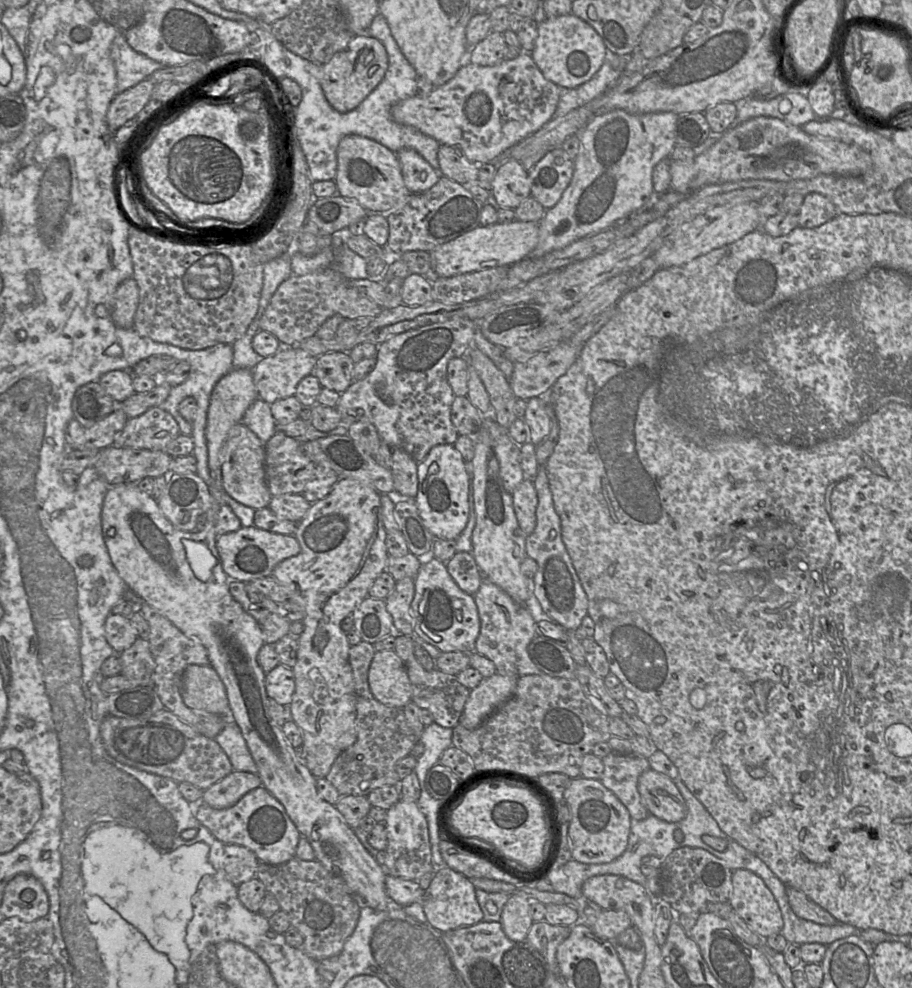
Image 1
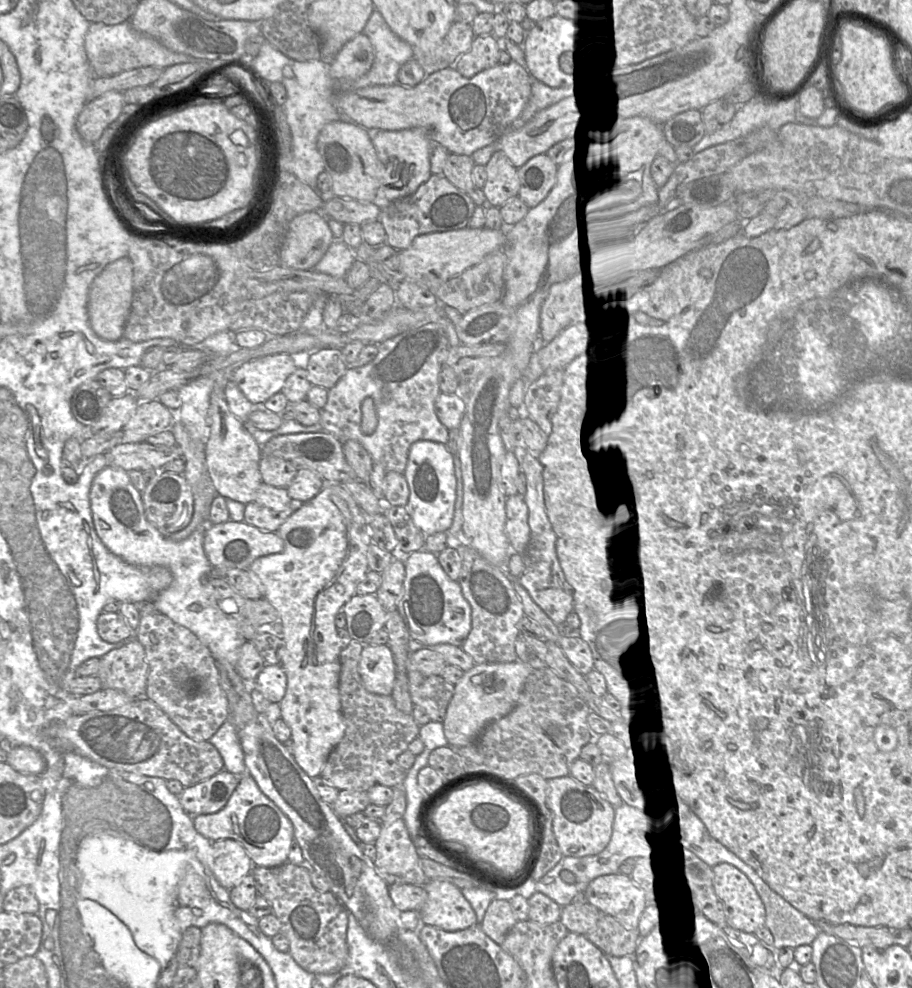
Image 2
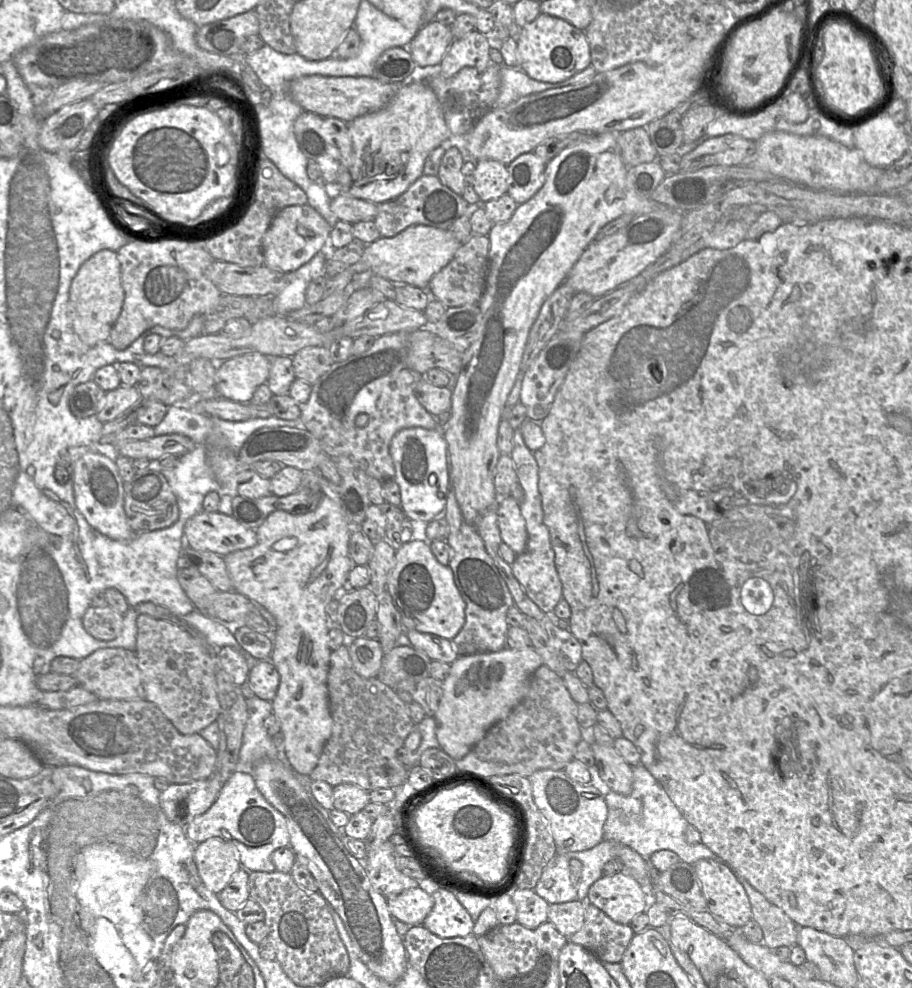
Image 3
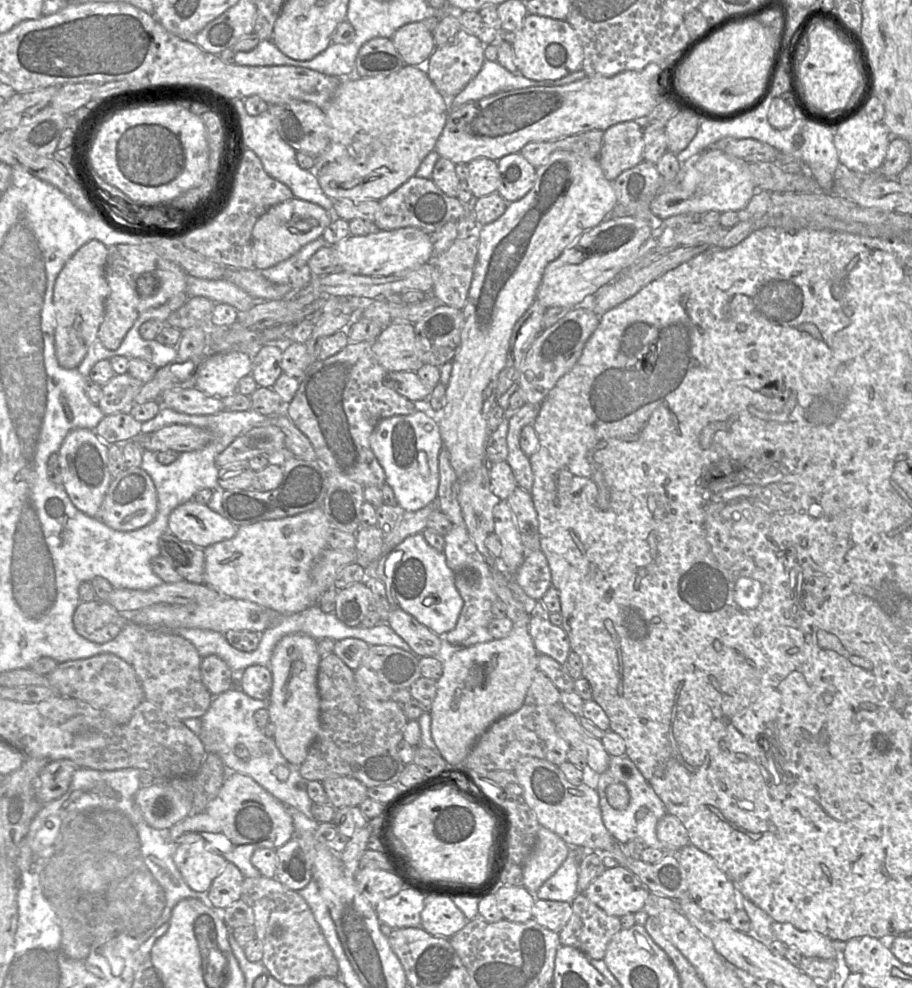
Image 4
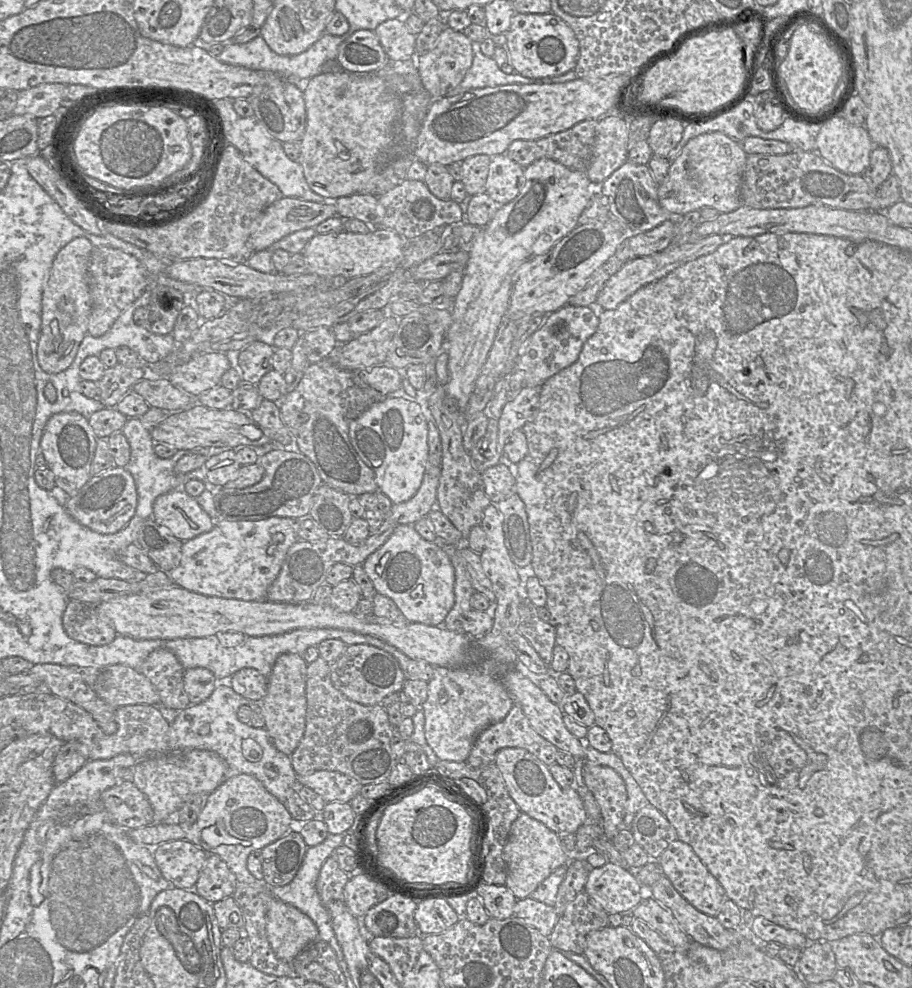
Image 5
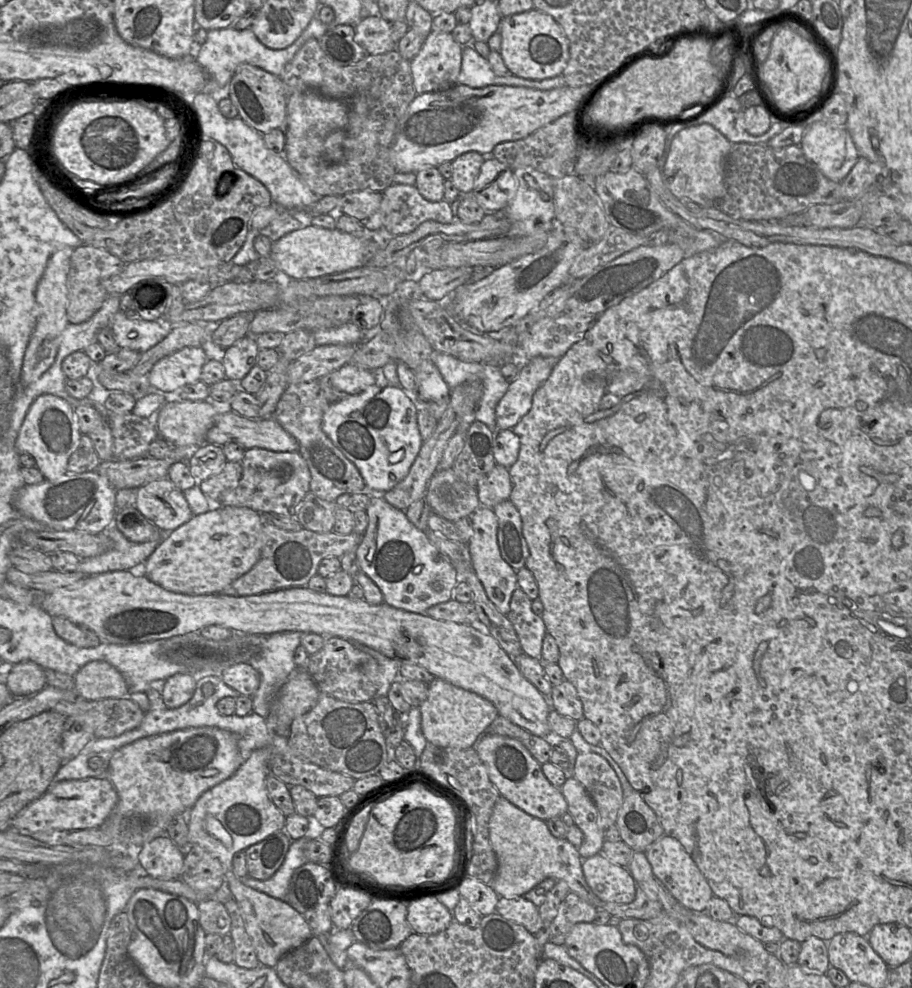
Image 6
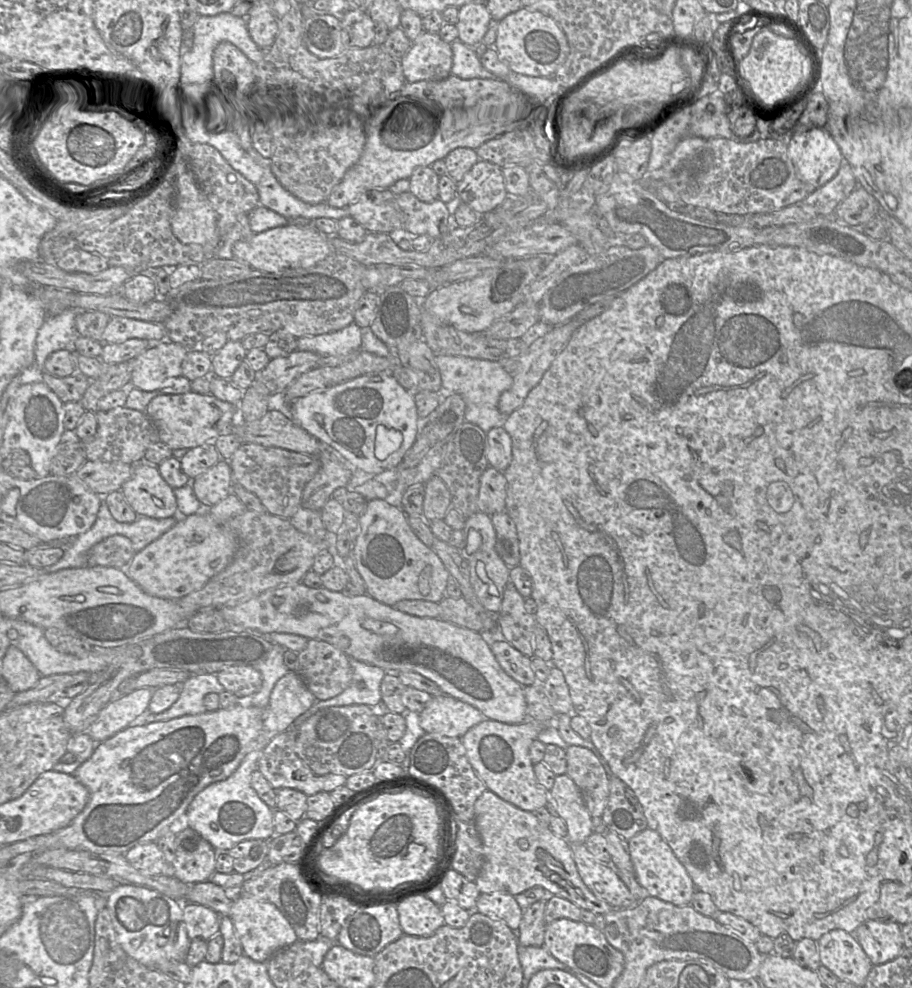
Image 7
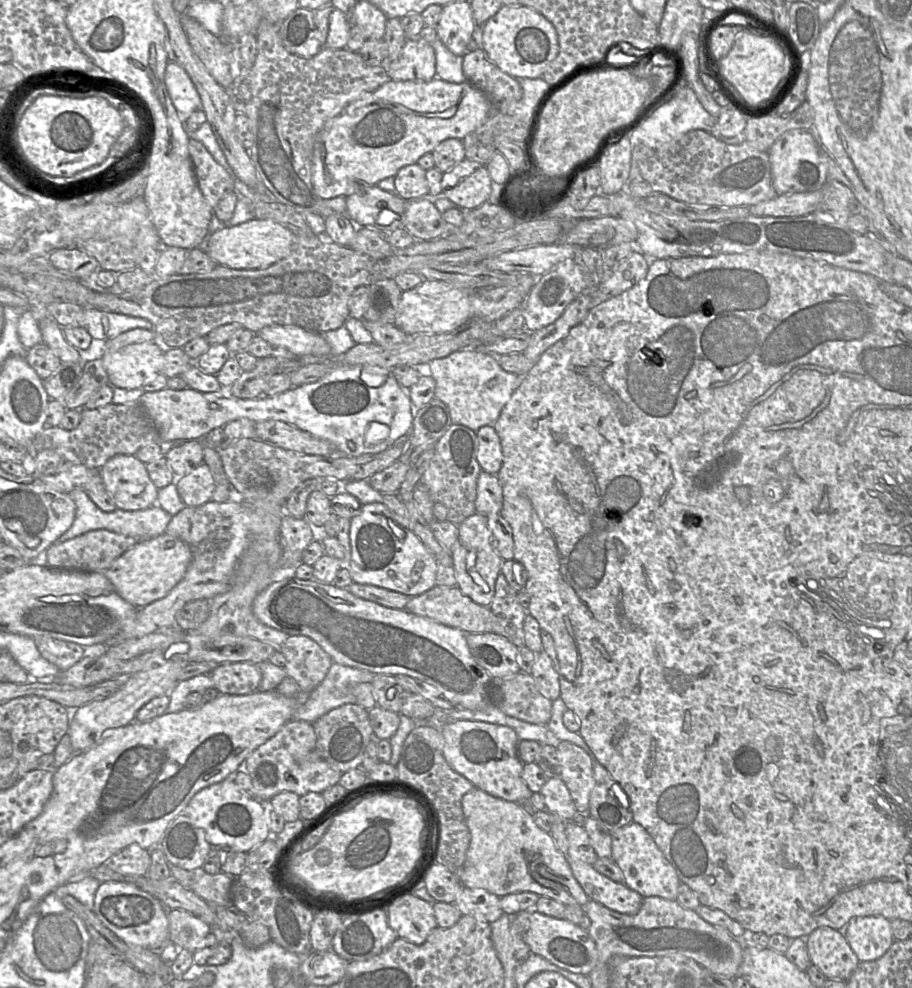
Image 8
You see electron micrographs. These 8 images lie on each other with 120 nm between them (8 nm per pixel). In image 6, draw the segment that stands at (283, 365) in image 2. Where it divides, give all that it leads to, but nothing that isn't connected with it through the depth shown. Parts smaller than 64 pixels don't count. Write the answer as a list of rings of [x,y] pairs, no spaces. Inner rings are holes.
[[[184,347],[154,364],[147,377],[154,388],[165,392],[174,392],[178,388],[201,381],[201,372],[209,357],[202,347]]]

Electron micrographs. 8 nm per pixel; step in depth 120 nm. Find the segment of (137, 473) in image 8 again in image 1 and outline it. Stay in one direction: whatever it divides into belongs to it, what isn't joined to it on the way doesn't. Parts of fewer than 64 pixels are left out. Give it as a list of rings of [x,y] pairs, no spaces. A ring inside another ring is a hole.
[[[255,526],[241,527],[237,531],[217,536],[216,547],[223,570],[229,579],[243,582],[271,576],[281,561],[295,556],[301,551],[295,536],[272,533]]]

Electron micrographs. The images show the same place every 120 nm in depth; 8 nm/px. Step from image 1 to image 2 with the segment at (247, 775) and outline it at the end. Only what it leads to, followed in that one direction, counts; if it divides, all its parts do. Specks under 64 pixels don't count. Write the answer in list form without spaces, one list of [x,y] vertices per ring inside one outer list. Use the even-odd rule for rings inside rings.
[[[222,770],[207,780],[185,787],[177,796],[183,809],[191,816],[212,814],[227,804],[240,776]]]

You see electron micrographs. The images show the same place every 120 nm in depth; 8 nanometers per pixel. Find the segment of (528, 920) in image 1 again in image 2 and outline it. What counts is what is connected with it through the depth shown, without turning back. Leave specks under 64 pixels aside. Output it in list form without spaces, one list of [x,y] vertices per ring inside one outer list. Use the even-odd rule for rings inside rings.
[[[494,900],[488,906],[480,927],[489,938],[501,945],[517,922],[508,900]]]

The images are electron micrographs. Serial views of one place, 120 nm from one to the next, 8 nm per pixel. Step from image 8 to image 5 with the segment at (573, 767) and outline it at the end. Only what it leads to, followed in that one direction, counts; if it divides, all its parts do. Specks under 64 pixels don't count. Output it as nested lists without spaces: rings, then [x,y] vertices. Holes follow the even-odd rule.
[[[585,763],[583,767],[583,781],[587,789],[593,794],[601,811],[601,825],[605,836],[609,840],[613,840],[614,836],[622,829],[629,829],[623,827],[623,820],[625,816],[625,808],[627,801],[626,785],[622,777],[612,768],[607,766],[596,765],[592,763]]]

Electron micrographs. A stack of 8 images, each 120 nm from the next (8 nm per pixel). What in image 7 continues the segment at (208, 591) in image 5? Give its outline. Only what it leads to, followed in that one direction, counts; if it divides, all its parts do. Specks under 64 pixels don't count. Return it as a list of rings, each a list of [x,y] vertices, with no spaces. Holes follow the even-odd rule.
[[[231,493],[210,508],[187,517],[178,517],[177,523],[166,533],[136,552],[126,566],[128,576],[146,593],[169,600],[180,599],[200,590],[233,560],[238,541],[216,520],[226,520],[242,514],[247,507]]]

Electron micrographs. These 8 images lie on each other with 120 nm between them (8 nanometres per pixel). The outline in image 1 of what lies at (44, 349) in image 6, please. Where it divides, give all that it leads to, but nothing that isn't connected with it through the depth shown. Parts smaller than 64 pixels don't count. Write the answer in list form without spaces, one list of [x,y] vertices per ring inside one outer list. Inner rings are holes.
[[[133,277],[120,283],[115,292],[112,319],[116,326],[132,328],[134,315],[139,301],[139,289]]]

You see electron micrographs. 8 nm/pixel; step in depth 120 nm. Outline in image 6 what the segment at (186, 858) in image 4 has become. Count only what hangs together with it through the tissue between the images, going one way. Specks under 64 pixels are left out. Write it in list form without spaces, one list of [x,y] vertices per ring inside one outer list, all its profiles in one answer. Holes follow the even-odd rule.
[[[161,835],[137,848],[137,863],[140,870],[154,878],[172,880],[181,877],[184,854],[185,850]]]

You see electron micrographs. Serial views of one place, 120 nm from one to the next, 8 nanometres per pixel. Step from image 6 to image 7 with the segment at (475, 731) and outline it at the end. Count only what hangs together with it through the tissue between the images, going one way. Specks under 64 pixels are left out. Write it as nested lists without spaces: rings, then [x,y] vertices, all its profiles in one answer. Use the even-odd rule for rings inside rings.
[[[446,694],[432,697],[419,716],[420,726],[425,733],[457,738],[488,719],[470,704]]]

